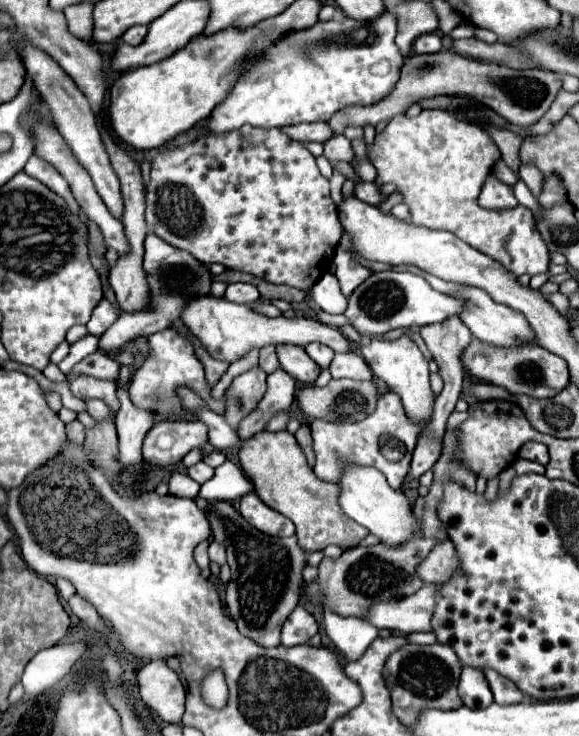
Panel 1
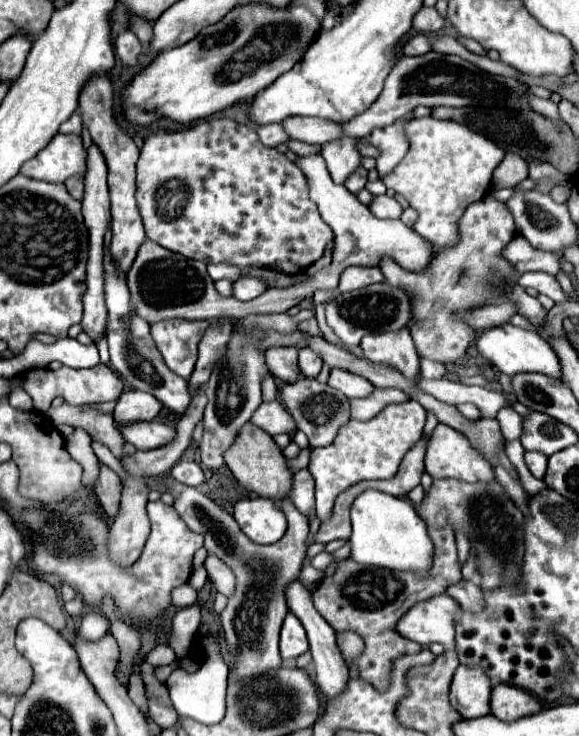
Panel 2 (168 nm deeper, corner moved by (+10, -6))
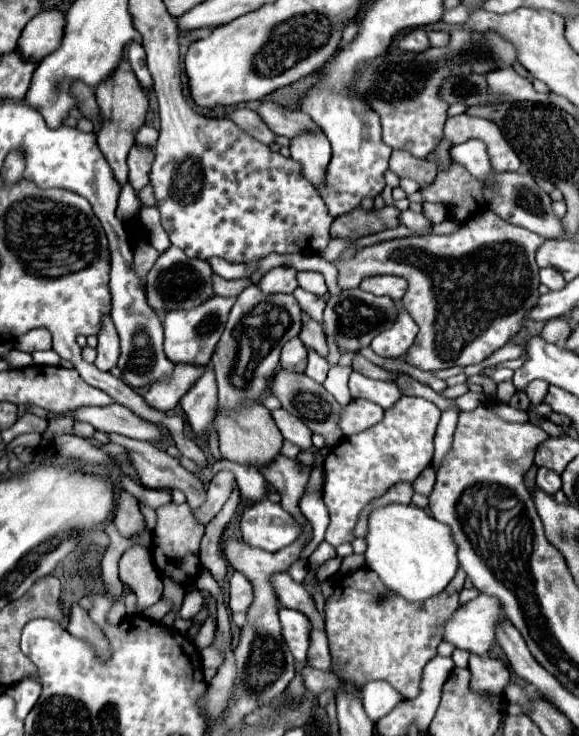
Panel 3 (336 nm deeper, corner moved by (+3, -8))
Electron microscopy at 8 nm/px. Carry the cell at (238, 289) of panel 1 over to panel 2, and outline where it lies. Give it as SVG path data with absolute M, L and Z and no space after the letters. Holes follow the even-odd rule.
M240 278L234 282L232 296L238 300L252 300L266 290L266 284L260 278Z

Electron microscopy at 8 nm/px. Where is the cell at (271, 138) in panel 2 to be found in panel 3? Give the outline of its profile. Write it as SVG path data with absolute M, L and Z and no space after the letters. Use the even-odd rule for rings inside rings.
M237 108L229 114L229 118L243 130L249 132L249 136L255 136L263 144L271 144L275 140L275 134L259 120L259 114L249 108Z

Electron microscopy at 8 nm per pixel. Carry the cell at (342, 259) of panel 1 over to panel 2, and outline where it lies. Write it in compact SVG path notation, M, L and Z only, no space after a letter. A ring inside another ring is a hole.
M352 266L352 268L346 268L342 274L340 274L340 282L338 282L338 290L344 294L344 292L352 292L352 290L358 290L358 288L364 288L368 284L374 284L374 282L382 282L384 276L378 268L358 268L358 266Z

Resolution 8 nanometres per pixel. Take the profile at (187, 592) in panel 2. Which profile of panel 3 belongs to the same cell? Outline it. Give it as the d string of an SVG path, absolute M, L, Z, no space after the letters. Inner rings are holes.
M199 590L187 592L185 594L185 600L183 600L183 606L179 610L179 616L183 620L193 620L193 616L201 610L201 604L203 604L203 594Z

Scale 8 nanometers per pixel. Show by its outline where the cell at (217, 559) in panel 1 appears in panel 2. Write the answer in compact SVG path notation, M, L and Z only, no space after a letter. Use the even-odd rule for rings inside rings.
M208 554L204 568L208 572L208 580L214 584L214 588L218 592L222 592L224 596L232 594L232 586L234 586L232 570L228 570L228 566L224 562L220 562L220 558L216 558L214 554Z

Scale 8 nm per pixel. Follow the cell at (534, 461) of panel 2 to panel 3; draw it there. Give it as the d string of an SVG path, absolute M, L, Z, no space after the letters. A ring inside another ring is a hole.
M539 468L537 470L537 488L543 490L545 494L553 496L557 490L561 490L561 476L547 468Z

